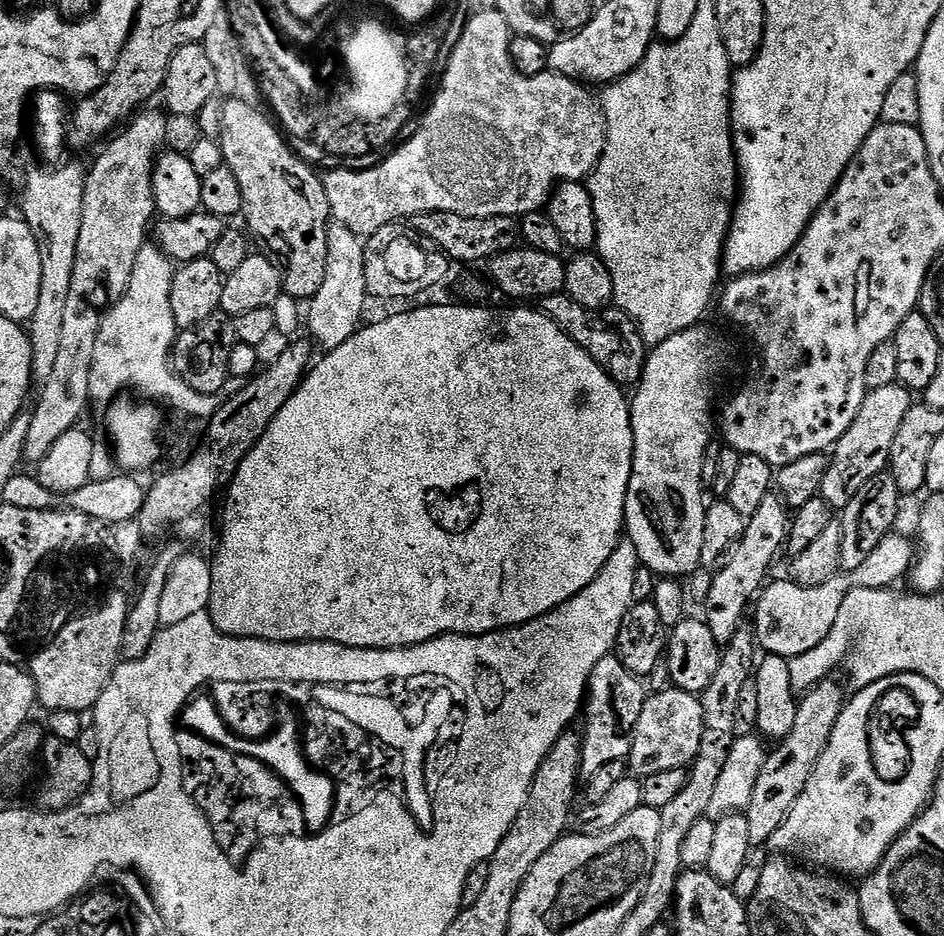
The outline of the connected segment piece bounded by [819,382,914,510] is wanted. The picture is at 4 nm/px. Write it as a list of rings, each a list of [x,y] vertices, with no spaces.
[[[898,382],[869,390],[864,396],[850,430],[833,445],[826,478],[822,478],[819,495],[834,510],[843,510],[850,502],[850,498],[854,498],[854,494],[858,494],[858,490],[866,486],[866,482],[870,482],[887,469],[890,447],[893,446],[898,428],[902,426],[902,421],[913,403],[911,391]]]

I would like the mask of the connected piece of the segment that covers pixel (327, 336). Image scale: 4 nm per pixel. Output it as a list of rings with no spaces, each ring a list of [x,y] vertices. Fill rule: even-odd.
[[[331,223],[327,234],[326,275],[318,294],[309,301],[309,337],[323,351],[332,351],[351,338],[363,323],[362,316],[368,302],[366,290],[365,243],[348,227]]]

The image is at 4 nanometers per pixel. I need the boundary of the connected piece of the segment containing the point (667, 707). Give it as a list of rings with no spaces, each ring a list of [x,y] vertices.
[[[668,686],[645,699],[638,726],[632,731],[632,745],[626,768],[633,777],[662,774],[662,770],[687,769],[702,746],[702,706],[699,695]]]

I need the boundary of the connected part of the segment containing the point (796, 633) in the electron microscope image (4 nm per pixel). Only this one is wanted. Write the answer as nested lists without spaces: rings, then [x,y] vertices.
[[[891,532],[886,538],[878,544],[878,548],[870,554],[866,561],[858,566],[857,570],[848,573],[840,573],[834,578],[830,578],[825,585],[816,586],[814,588],[800,587],[789,579],[784,578],[778,582],[771,581],[757,597],[754,609],[756,614],[754,622],[752,622],[753,631],[756,634],[757,645],[769,655],[781,656],[784,659],[792,659],[795,656],[801,656],[808,653],[816,645],[823,642],[830,630],[837,621],[838,611],[841,610],[841,604],[845,601],[845,595],[852,592],[853,588],[858,589],[880,589],[891,587],[892,584],[900,578],[907,577],[914,563],[916,548],[911,542],[898,535],[898,532]]]

